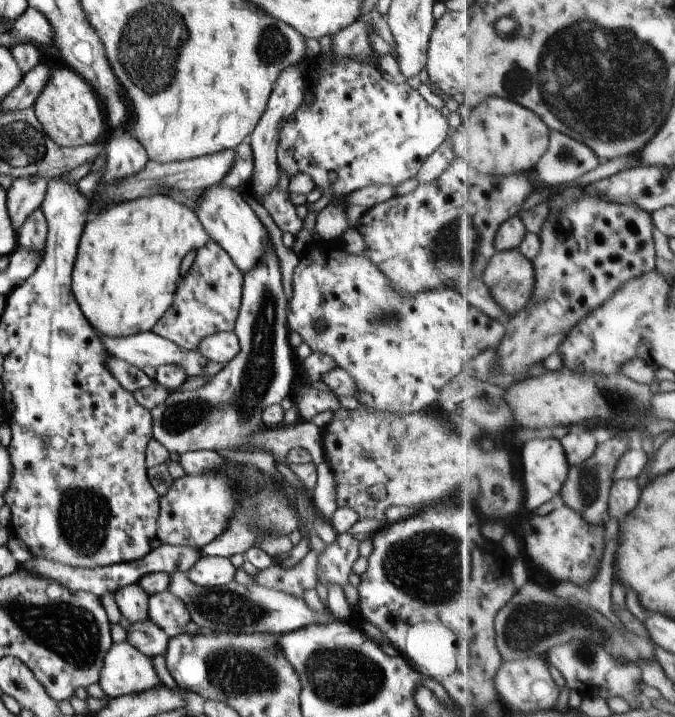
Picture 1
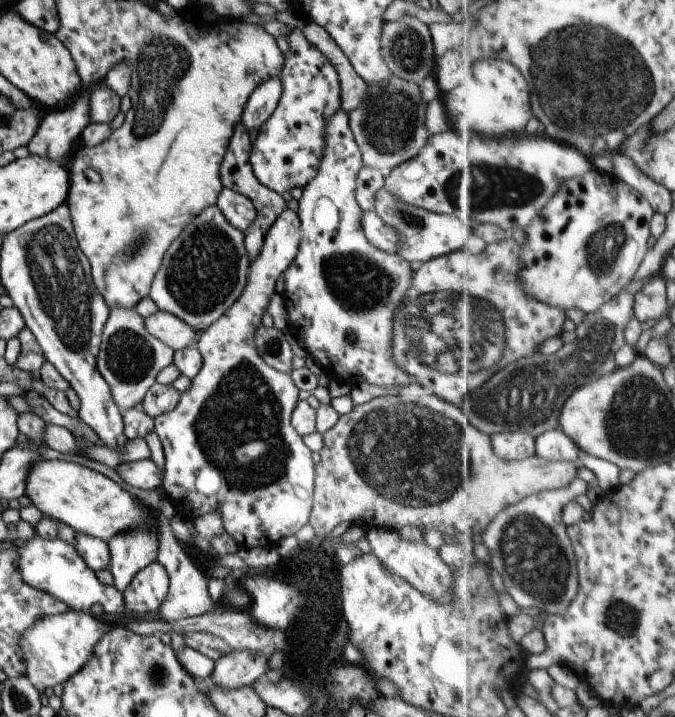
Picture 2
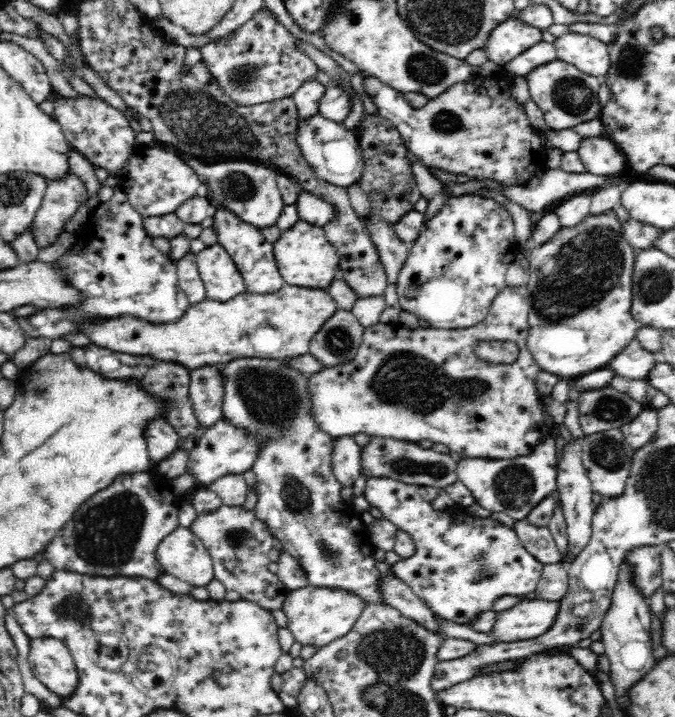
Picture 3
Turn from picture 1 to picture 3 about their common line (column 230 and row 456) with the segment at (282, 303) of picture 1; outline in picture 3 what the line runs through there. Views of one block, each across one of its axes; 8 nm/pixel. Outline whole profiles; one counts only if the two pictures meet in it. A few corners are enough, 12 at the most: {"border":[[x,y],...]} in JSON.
{"border":[[372,436],[360,446],[366,478],[441,490],[458,481],[449,454]]}

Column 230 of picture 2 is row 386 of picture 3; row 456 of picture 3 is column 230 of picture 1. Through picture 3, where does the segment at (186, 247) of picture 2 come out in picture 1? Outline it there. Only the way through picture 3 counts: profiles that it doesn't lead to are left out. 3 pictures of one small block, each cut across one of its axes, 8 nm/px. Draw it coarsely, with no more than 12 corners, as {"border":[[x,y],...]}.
{"border":[[196,249],[152,331],[181,348],[233,330],[242,276]]}

